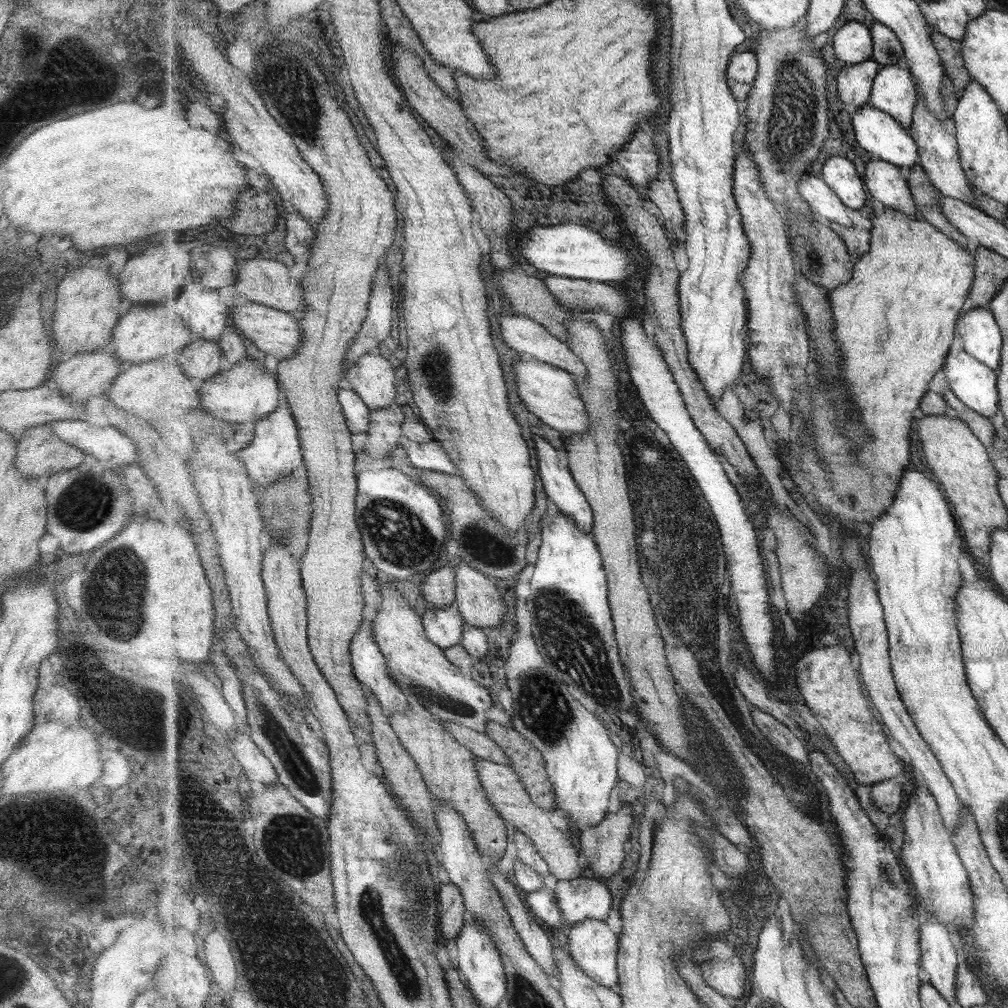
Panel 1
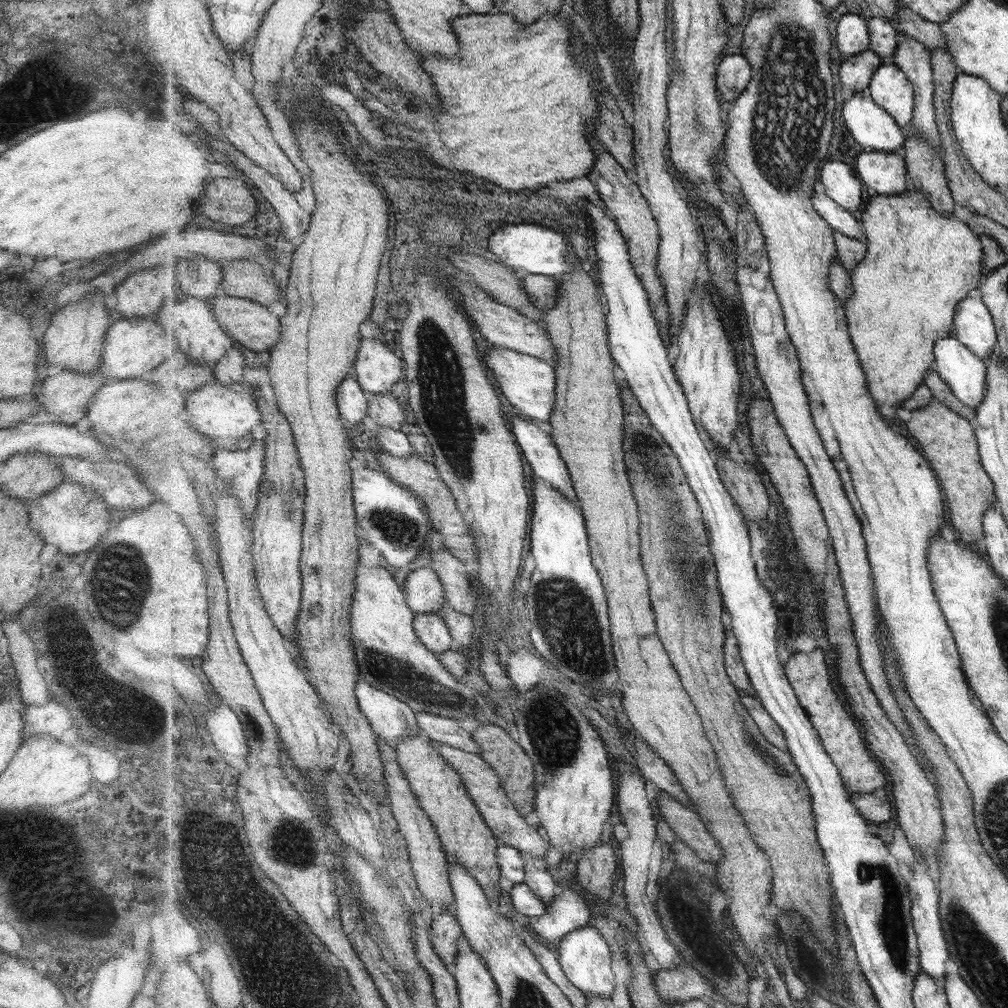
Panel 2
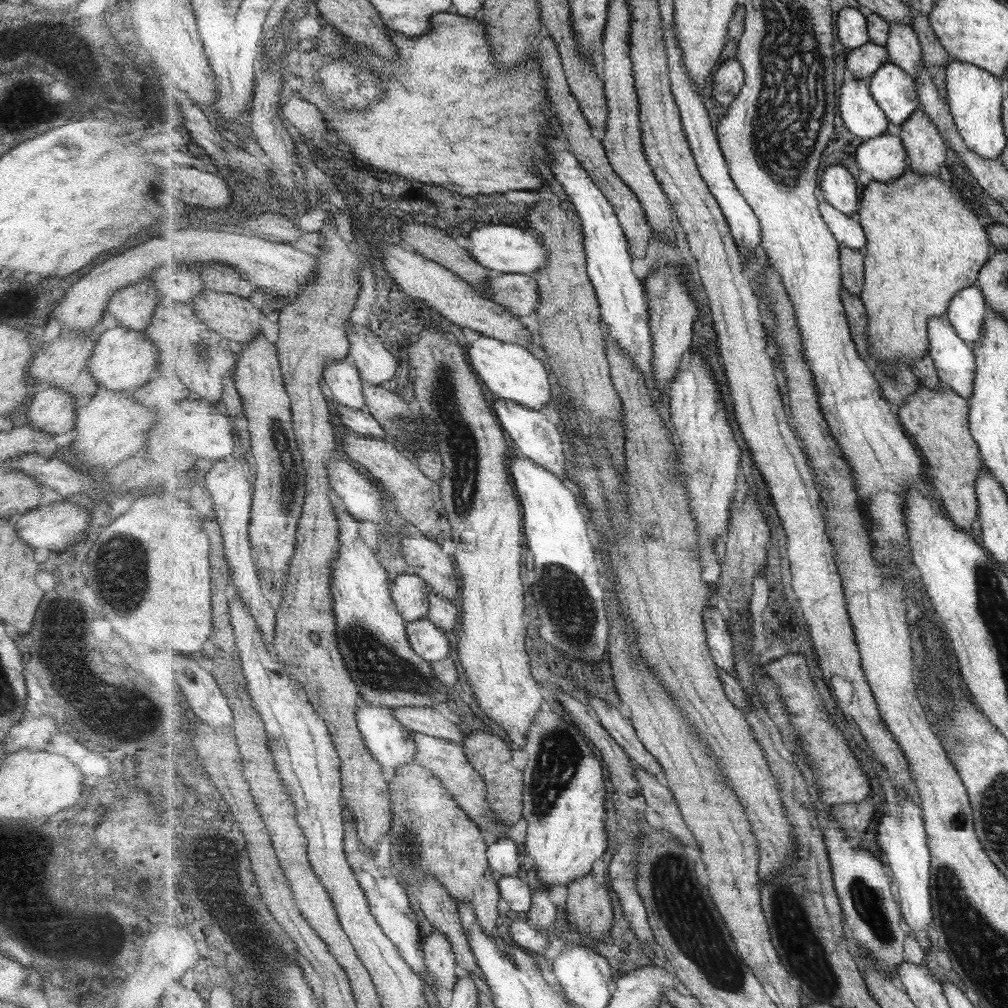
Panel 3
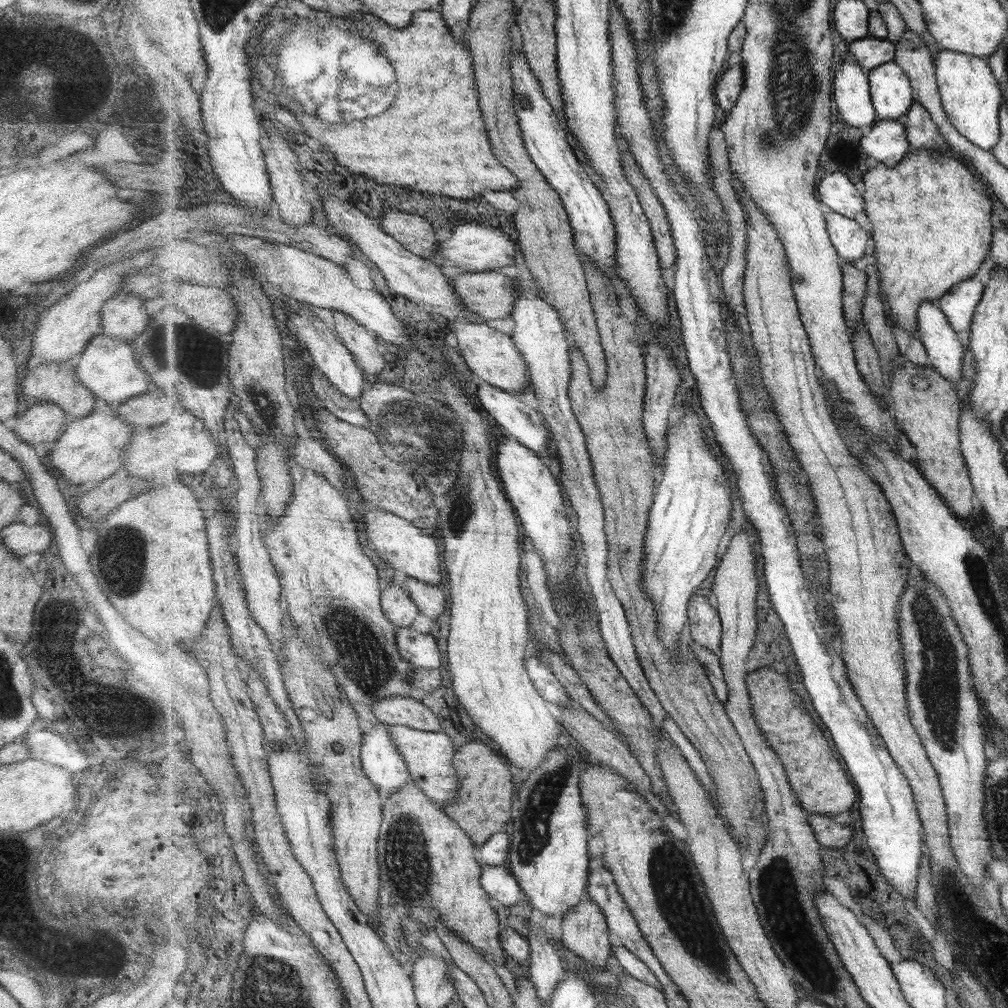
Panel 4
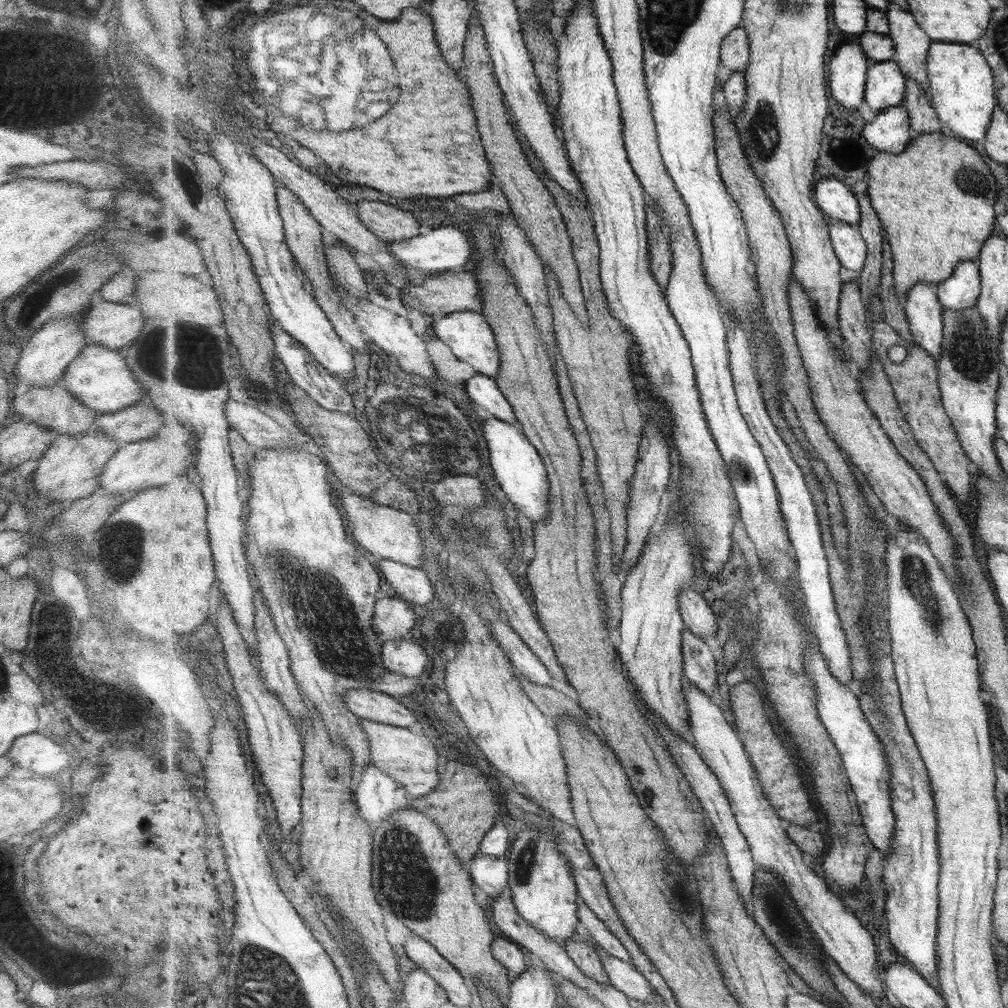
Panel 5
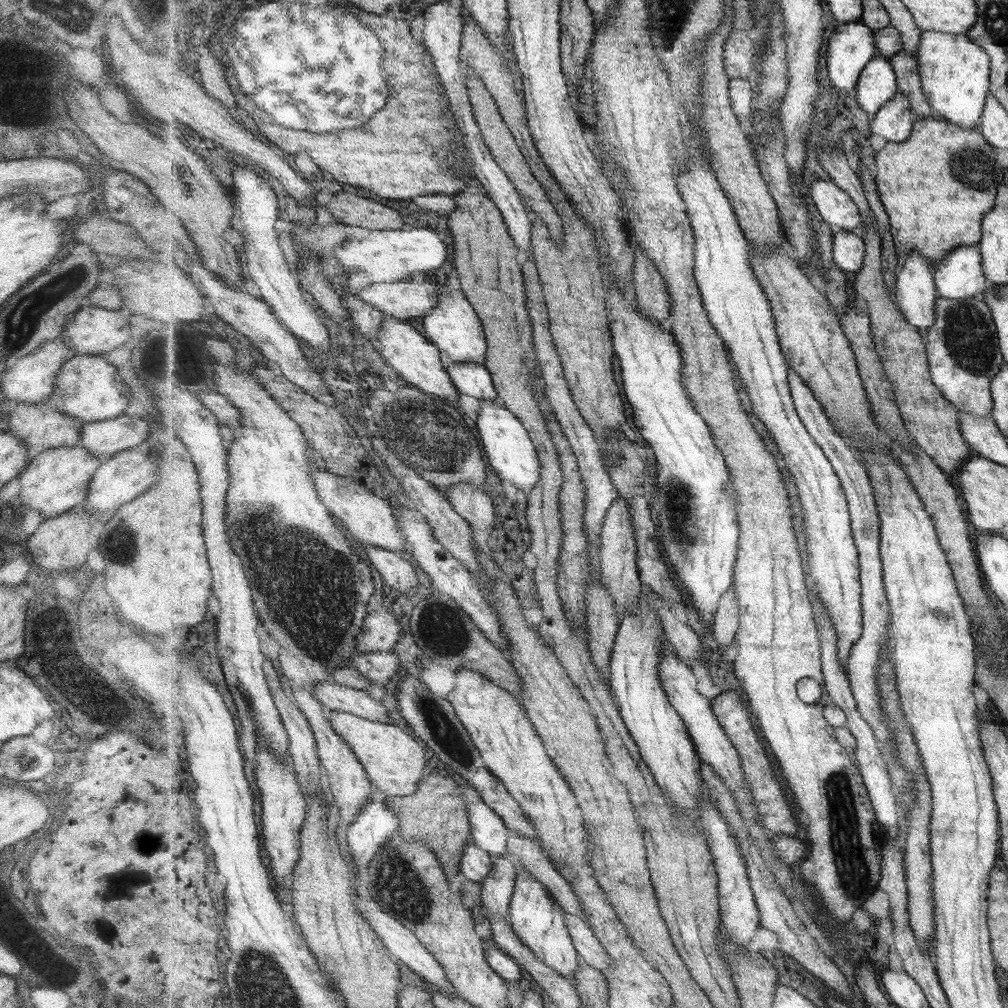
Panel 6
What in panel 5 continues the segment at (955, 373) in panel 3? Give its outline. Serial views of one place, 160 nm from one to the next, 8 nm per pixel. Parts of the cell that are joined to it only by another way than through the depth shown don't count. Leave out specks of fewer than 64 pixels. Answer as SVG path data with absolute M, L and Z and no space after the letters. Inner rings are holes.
M919 282L919 286L911 287L910 292L906 294L904 305L910 322L910 329L914 336L914 342L917 345L921 345L931 356L938 359L943 350L943 313L945 308L939 300L937 286L927 284L927 282Z

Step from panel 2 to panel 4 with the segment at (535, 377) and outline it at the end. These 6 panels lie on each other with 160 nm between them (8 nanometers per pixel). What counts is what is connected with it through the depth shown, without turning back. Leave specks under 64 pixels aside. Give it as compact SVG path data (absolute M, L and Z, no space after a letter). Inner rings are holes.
M468 320L444 322L452 330L458 341L457 349L463 355L470 369L478 374L483 382L487 381L511 394L523 393L531 386L528 364L525 355L519 350L513 337L491 328L485 320L471 322Z

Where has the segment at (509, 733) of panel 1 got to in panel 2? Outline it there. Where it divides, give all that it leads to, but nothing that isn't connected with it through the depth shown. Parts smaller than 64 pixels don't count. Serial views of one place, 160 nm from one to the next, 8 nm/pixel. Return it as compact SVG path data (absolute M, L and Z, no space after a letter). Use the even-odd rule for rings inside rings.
M483 726L481 730L477 730L473 734L473 738L480 746L480 755L485 762L488 762L493 769L497 771L502 778L502 785L509 794L510 799L515 803L517 810L523 815L527 816L529 812L536 810L535 799L535 766L534 762L530 759L530 756L526 753L526 750L511 738L511 734L508 734L499 726Z

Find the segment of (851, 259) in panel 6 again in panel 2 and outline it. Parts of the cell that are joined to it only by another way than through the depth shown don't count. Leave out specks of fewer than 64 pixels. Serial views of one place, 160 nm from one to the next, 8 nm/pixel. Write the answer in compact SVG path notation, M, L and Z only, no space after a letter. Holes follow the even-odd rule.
M819 181L814 184L814 196L812 197L814 207L824 219L834 228L851 238L864 238L859 228L859 217L853 212L843 208L826 193L825 185Z

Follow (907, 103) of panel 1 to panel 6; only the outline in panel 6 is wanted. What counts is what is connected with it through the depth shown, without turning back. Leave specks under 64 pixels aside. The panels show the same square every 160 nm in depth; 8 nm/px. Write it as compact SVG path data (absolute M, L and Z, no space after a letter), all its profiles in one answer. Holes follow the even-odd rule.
M874 58L863 70L856 86L856 100L862 110L874 117L899 92L898 77L888 58Z

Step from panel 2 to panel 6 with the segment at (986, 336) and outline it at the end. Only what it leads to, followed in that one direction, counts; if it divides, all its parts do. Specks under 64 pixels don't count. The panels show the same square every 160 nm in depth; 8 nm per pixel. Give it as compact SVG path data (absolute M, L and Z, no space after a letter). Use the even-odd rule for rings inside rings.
M979 245L955 247L933 270L936 286L943 298L961 300L976 297L991 286Z

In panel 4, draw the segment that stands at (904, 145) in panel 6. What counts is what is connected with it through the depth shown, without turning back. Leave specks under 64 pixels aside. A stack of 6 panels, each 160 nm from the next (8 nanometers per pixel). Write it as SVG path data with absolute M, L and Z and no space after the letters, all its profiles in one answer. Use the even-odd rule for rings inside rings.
M913 149L907 153L901 164L897 166L887 166L884 162L877 162L874 167L867 170L861 182L862 195L866 202L865 212L872 224L875 224L871 243L875 240L875 246L877 246L875 256L881 273L881 294L886 304L887 316L891 318L891 322L908 331L917 332L918 330L918 308L922 305L922 302L931 301L936 303L936 300L941 299L951 288L961 284L961 282L965 282L965 280L974 278L975 274L979 272L979 268L983 266L983 260L987 260L987 256L990 256L992 251L992 242L994 241L994 227L991 224L993 202L989 198L989 190L985 188L986 184L979 174L973 172L969 166L965 166L963 159L955 158L952 151L950 149L949 152L943 153L941 151L930 151L929 149Z

